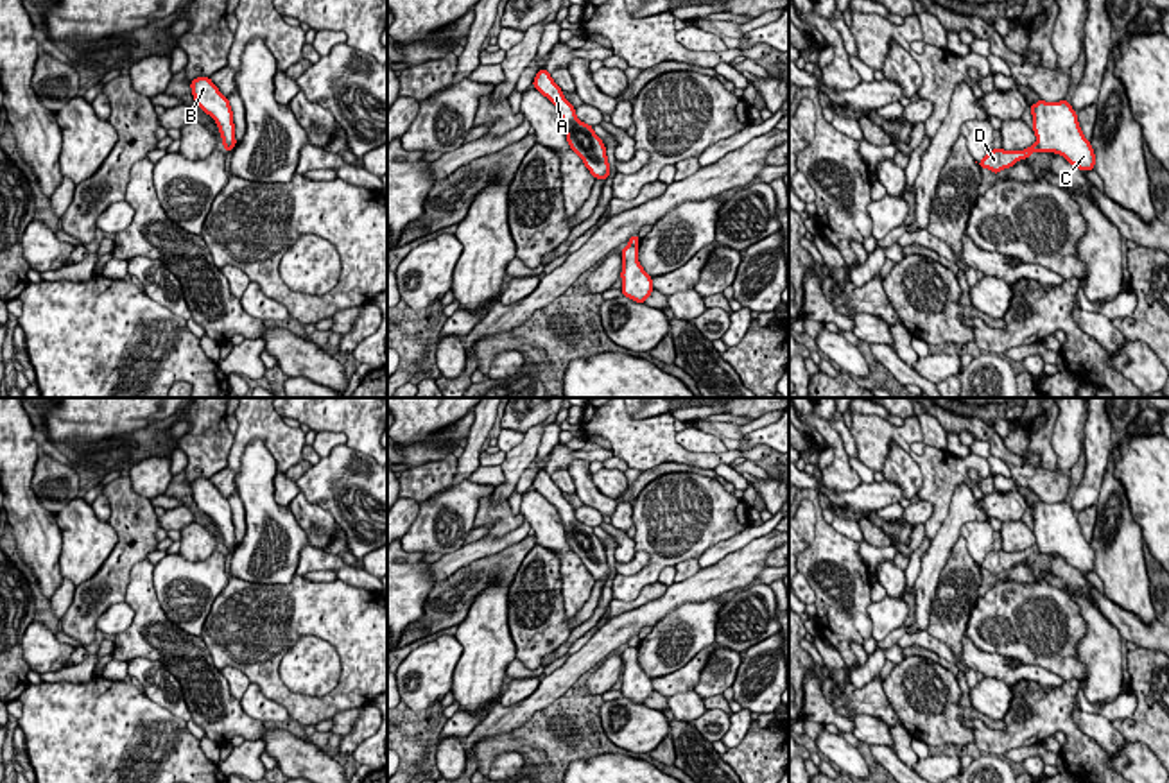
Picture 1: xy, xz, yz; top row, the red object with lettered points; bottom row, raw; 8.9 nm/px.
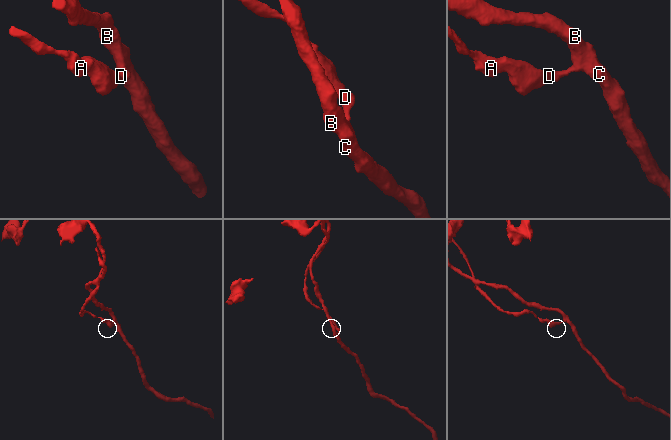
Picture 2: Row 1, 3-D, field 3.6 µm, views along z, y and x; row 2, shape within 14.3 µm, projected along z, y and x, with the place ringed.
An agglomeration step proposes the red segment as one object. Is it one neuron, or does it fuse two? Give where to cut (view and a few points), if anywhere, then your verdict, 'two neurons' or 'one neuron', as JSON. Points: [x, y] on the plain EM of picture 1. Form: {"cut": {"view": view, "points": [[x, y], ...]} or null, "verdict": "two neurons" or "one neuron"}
{"cut": {"view": "yz", "points": [[1035, 545], [1039, 550]]}, "verdict": "two neurons"}

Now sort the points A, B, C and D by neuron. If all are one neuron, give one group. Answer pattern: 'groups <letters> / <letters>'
groups A D / B C

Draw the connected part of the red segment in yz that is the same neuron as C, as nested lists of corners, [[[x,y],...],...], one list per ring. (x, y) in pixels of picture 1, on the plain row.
[[[1040,500],[1029,512],[1040,554],[1056,554],[1081,573],[1094,572],[1094,550],[1081,534],[1078,516],[1070,503],[1045,503]]]

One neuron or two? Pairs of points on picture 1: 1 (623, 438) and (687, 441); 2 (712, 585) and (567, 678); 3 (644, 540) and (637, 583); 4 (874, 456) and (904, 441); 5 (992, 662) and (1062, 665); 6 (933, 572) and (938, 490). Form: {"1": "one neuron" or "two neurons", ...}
{"1": "two neurons", "2": "one neuron", "3": "one neuron", "4": "one neuron", "5": "two neurons", "6": "two neurons"}

